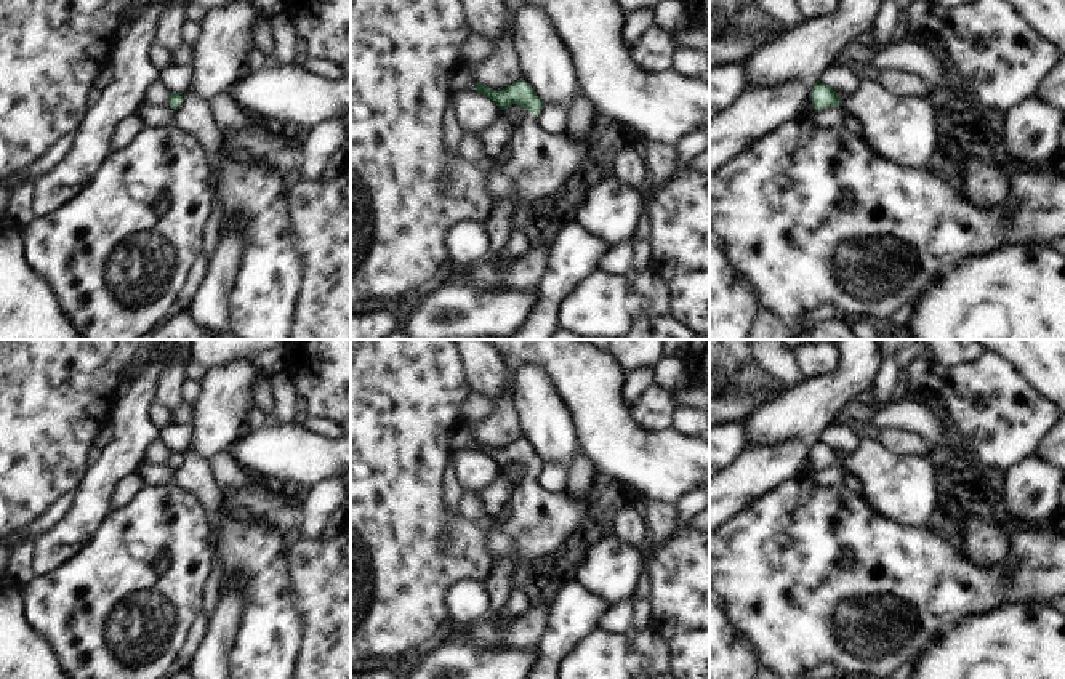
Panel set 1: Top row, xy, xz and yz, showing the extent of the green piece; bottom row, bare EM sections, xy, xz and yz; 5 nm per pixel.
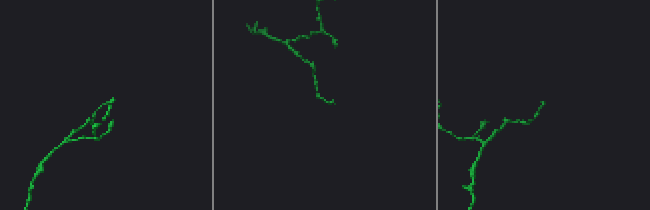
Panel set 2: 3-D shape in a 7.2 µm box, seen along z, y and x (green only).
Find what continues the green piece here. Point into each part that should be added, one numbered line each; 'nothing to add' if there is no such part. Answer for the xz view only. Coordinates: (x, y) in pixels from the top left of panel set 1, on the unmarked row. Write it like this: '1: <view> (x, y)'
1: xz (538, 522)

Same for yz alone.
1: yz (902, 487)

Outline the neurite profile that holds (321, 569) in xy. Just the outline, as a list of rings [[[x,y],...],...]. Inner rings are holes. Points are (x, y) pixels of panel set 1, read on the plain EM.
[[[351,508],[333,536],[293,541],[288,570],[303,618],[293,679],[351,679]]]

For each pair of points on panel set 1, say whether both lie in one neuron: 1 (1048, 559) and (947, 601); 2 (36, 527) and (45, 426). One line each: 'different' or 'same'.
1: same
2: different

